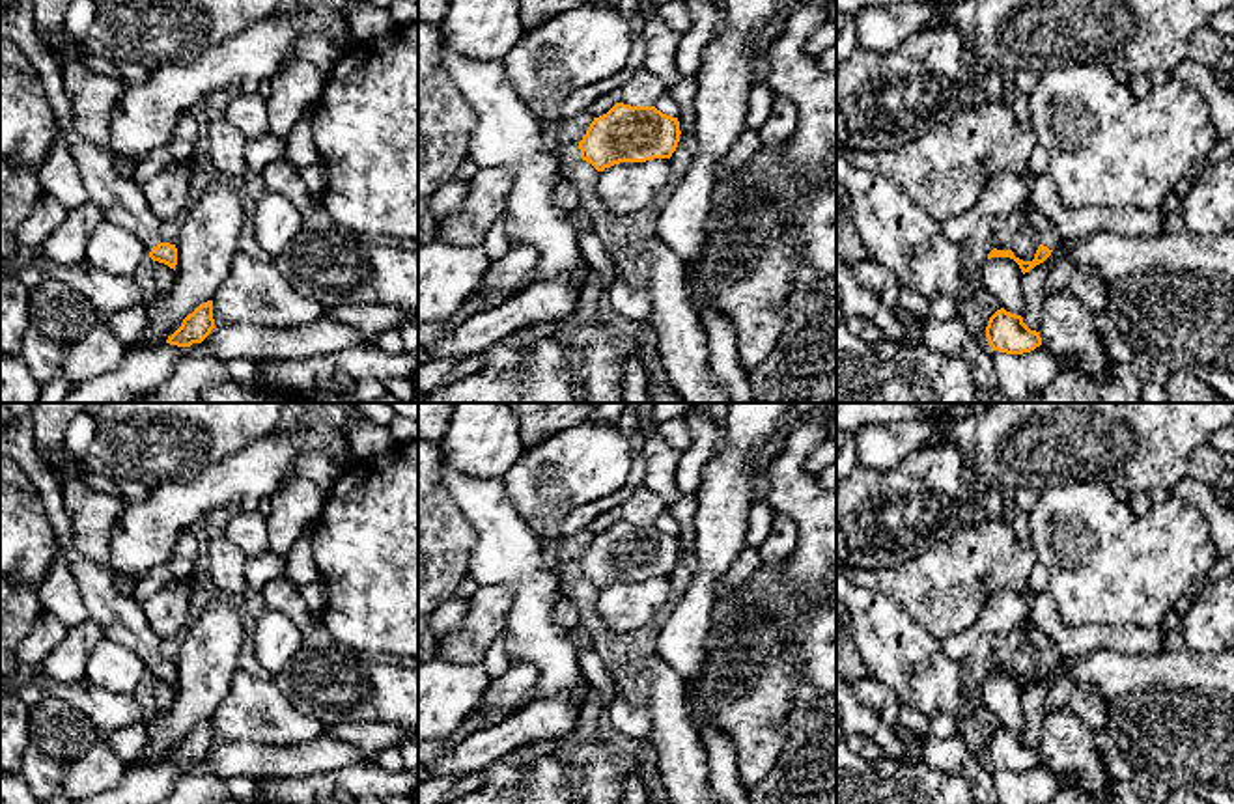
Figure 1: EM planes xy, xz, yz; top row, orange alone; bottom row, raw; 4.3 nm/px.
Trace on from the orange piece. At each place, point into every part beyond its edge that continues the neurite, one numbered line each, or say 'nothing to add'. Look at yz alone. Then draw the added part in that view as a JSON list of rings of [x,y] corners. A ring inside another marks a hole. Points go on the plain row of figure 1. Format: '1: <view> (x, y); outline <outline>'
1: yz (1033, 635); outline [[[1025,621],[1025,640],[1038,651],[1040,662],[1053,668],[1059,660],[1055,644],[1038,627]]]

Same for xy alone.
1: xy (124, 622); outline [[[13,423],[0,425],[0,455],[17,463],[39,491],[43,507],[52,522],[56,545],[63,550],[77,578],[88,617],[101,625],[106,640],[136,653],[151,670],[161,658],[159,636],[153,632],[142,606],[121,595],[110,575],[86,560],[75,547],[73,524],[62,498],[62,485],[49,464],[37,455],[30,429]]]

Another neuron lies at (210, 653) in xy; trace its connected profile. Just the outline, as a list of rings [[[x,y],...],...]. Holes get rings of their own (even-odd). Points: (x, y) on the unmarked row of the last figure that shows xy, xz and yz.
[[[217,593],[185,632],[175,662],[175,698],[166,716],[147,720],[142,765],[166,761],[189,731],[213,718],[239,670],[243,644],[239,612]]]

